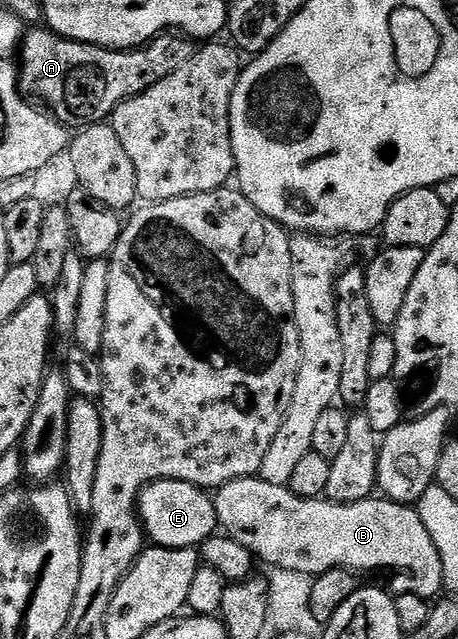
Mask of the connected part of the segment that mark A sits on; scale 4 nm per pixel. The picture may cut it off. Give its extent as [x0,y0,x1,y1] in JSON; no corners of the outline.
[19,26,198,130]

